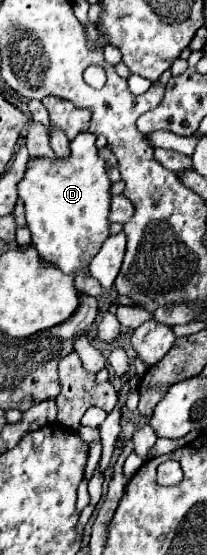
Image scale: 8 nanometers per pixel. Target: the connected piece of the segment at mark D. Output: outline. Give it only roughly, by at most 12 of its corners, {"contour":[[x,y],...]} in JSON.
{"contour":[[96,136],[68,160],[30,160],[18,184],[32,246],[78,292],[110,236]]}

